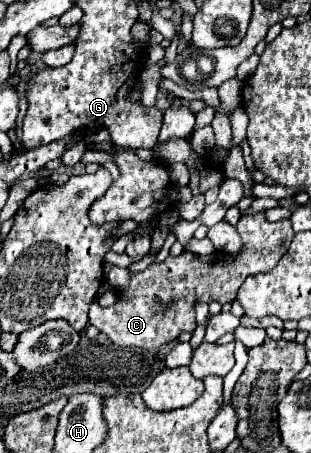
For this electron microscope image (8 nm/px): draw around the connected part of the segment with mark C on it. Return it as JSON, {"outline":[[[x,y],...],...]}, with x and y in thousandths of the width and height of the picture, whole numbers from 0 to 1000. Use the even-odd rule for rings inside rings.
{"outline":[[[849,470],[823,475],[785,475],[772,479],[772,523],[785,532],[785,550],[765,563],[727,563],[727,558],[688,558],[669,567],[643,567],[624,558],[592,554],[572,567],[540,567],[521,581],[482,585],[457,603],[412,607],[408,592],[360,589],[347,603],[347,620],[367,634],[392,634],[399,647],[386,647],[379,664],[360,678],[328,682],[322,673],[289,678],[289,713],[341,735],[360,757],[392,766],[514,766],[559,748],[572,748],[592,731],[630,726],[630,695],[624,695],[624,669],[746,669],[759,660],[759,647],[785,616],[804,603],[855,603],[887,589],[887,581],[907,572],[907,563],[926,554],[945,510],[932,483],[868,492],[855,488]],[[540,660],[566,660],[527,695],[502,695],[489,678],[527,678]]]}

